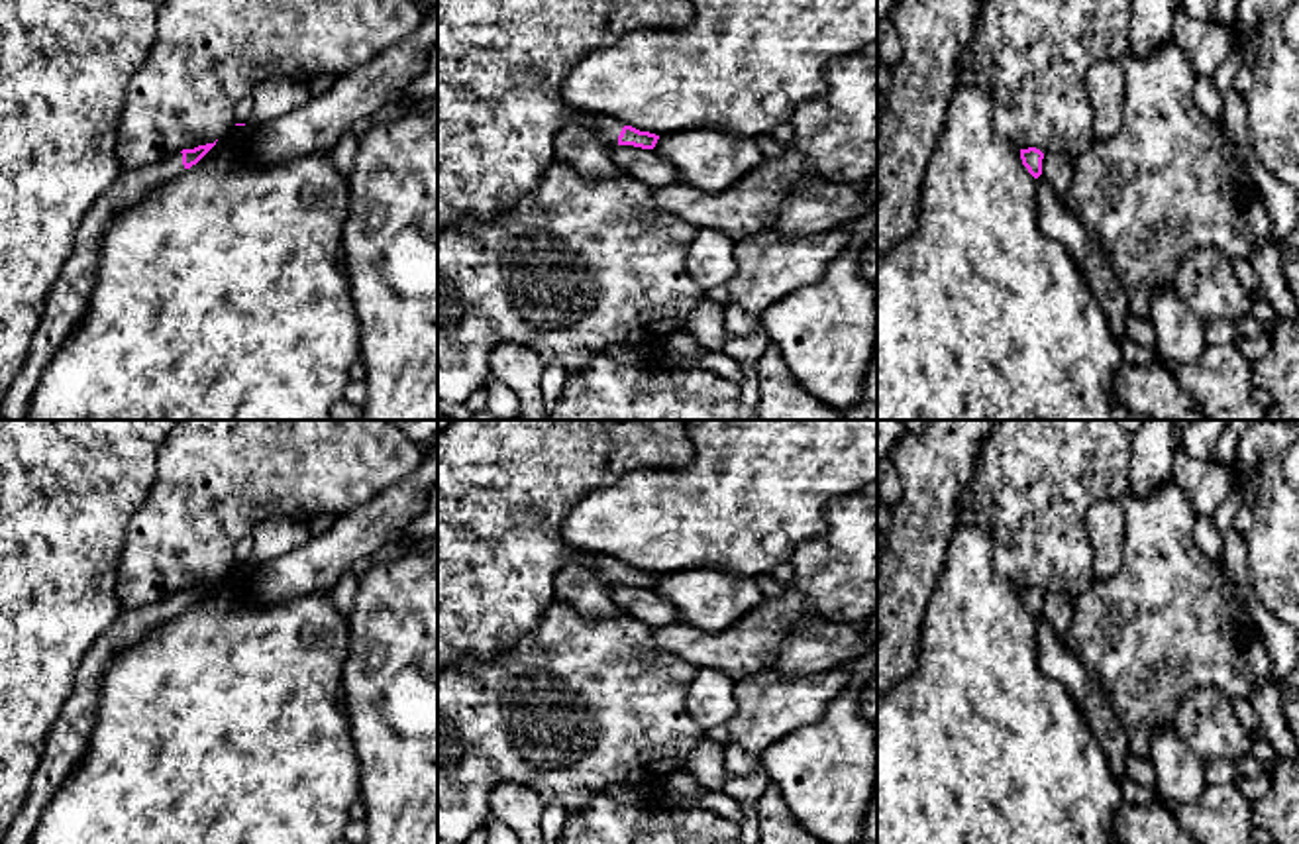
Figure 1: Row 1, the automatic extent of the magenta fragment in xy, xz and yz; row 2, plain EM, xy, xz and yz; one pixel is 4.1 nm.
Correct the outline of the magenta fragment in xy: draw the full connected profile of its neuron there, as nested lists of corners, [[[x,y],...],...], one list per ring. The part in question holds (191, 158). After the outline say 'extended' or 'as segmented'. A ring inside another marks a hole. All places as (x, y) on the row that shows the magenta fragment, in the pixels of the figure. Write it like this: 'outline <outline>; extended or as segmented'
outline [[[214,143],[182,149],[153,165],[122,171],[104,196],[92,206],[75,237],[75,249],[45,298],[43,318],[33,334],[26,363],[12,381],[0,420],[24,420],[43,369],[51,363],[73,326],[82,316],[94,287],[98,245],[112,220],[163,183],[196,165]]]; extended

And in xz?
outline [[[597,116],[589,120],[589,126],[593,128],[593,132],[597,132],[604,141],[612,143],[612,145],[634,145],[634,147],[642,147],[642,149],[653,149],[659,135],[650,133],[650,132],[640,132],[632,126],[624,126],[620,120],[616,118],[604,118],[604,116]]]; extended

